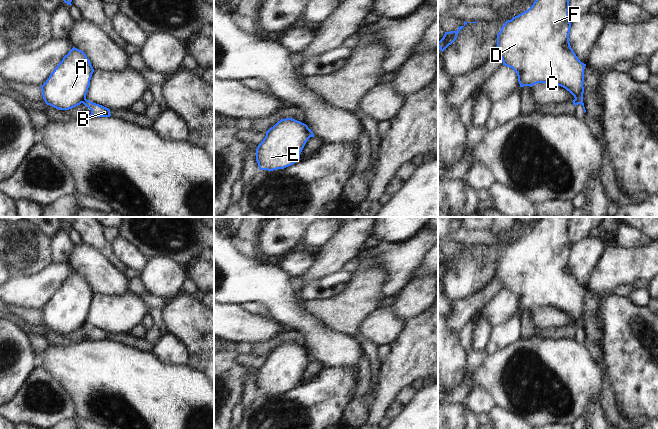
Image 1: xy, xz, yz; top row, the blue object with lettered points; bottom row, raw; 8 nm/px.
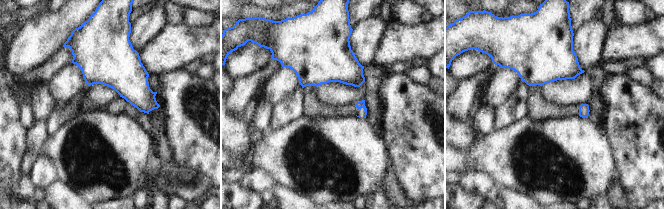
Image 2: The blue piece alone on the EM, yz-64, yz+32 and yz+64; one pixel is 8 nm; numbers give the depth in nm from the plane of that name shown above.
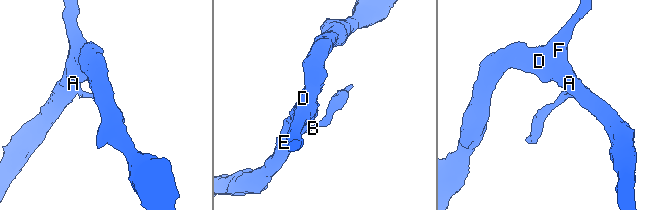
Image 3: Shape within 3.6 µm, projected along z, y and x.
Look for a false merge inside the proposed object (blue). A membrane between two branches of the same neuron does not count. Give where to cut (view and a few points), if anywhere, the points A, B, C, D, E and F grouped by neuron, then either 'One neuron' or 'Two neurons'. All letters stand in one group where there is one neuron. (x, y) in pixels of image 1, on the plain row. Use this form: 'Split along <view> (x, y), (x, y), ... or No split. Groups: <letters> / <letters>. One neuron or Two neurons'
Split along yz (575, 322), (580, 322), (582, 325). Groups: A C D E F / B. Two neurons.

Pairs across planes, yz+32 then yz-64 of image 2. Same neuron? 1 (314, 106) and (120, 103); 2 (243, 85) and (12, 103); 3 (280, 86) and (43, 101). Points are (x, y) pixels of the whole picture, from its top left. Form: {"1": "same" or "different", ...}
{"1": "same", "2": "different", "3": "different"}

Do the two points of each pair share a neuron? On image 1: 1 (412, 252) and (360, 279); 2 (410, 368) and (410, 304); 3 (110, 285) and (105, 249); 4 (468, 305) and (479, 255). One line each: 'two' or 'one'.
1: two
2: two
3: two
4: two

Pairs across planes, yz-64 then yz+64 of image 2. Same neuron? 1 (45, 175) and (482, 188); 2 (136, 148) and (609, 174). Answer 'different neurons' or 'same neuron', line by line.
1: same neuron
2: same neuron

